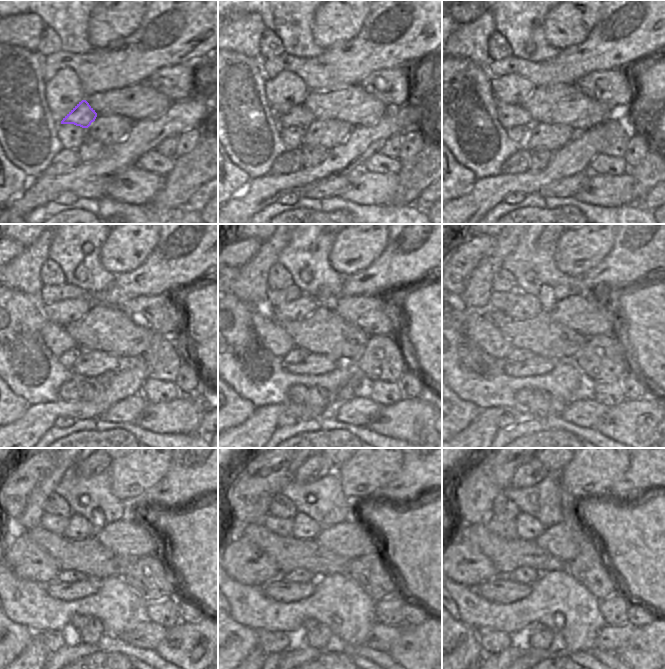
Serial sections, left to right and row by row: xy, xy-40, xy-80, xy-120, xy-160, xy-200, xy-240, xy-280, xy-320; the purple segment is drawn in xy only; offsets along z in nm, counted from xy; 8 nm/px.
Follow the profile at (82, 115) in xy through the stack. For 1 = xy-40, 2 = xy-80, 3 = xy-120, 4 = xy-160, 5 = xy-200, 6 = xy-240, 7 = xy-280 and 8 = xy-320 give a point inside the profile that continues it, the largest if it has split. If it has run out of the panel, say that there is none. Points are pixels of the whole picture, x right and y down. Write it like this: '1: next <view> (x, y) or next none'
1: next xy-40 (300, 115)
2: next xy-80 (510, 115)
3: next xy-120 (55, 337)
4: next xy-160 (273, 337)
5: next xy-200 (489, 338)
6: next xy-240 (28, 561)
7: next xy-280 (242, 560)
8: next xy-320 (462, 562)

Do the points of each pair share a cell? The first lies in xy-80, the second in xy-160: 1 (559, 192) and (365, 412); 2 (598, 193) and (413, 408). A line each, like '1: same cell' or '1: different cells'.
1: same cell
2: same cell

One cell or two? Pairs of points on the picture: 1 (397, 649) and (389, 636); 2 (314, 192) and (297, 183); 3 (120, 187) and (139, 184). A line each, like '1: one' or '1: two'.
1: two
2: two
3: one

